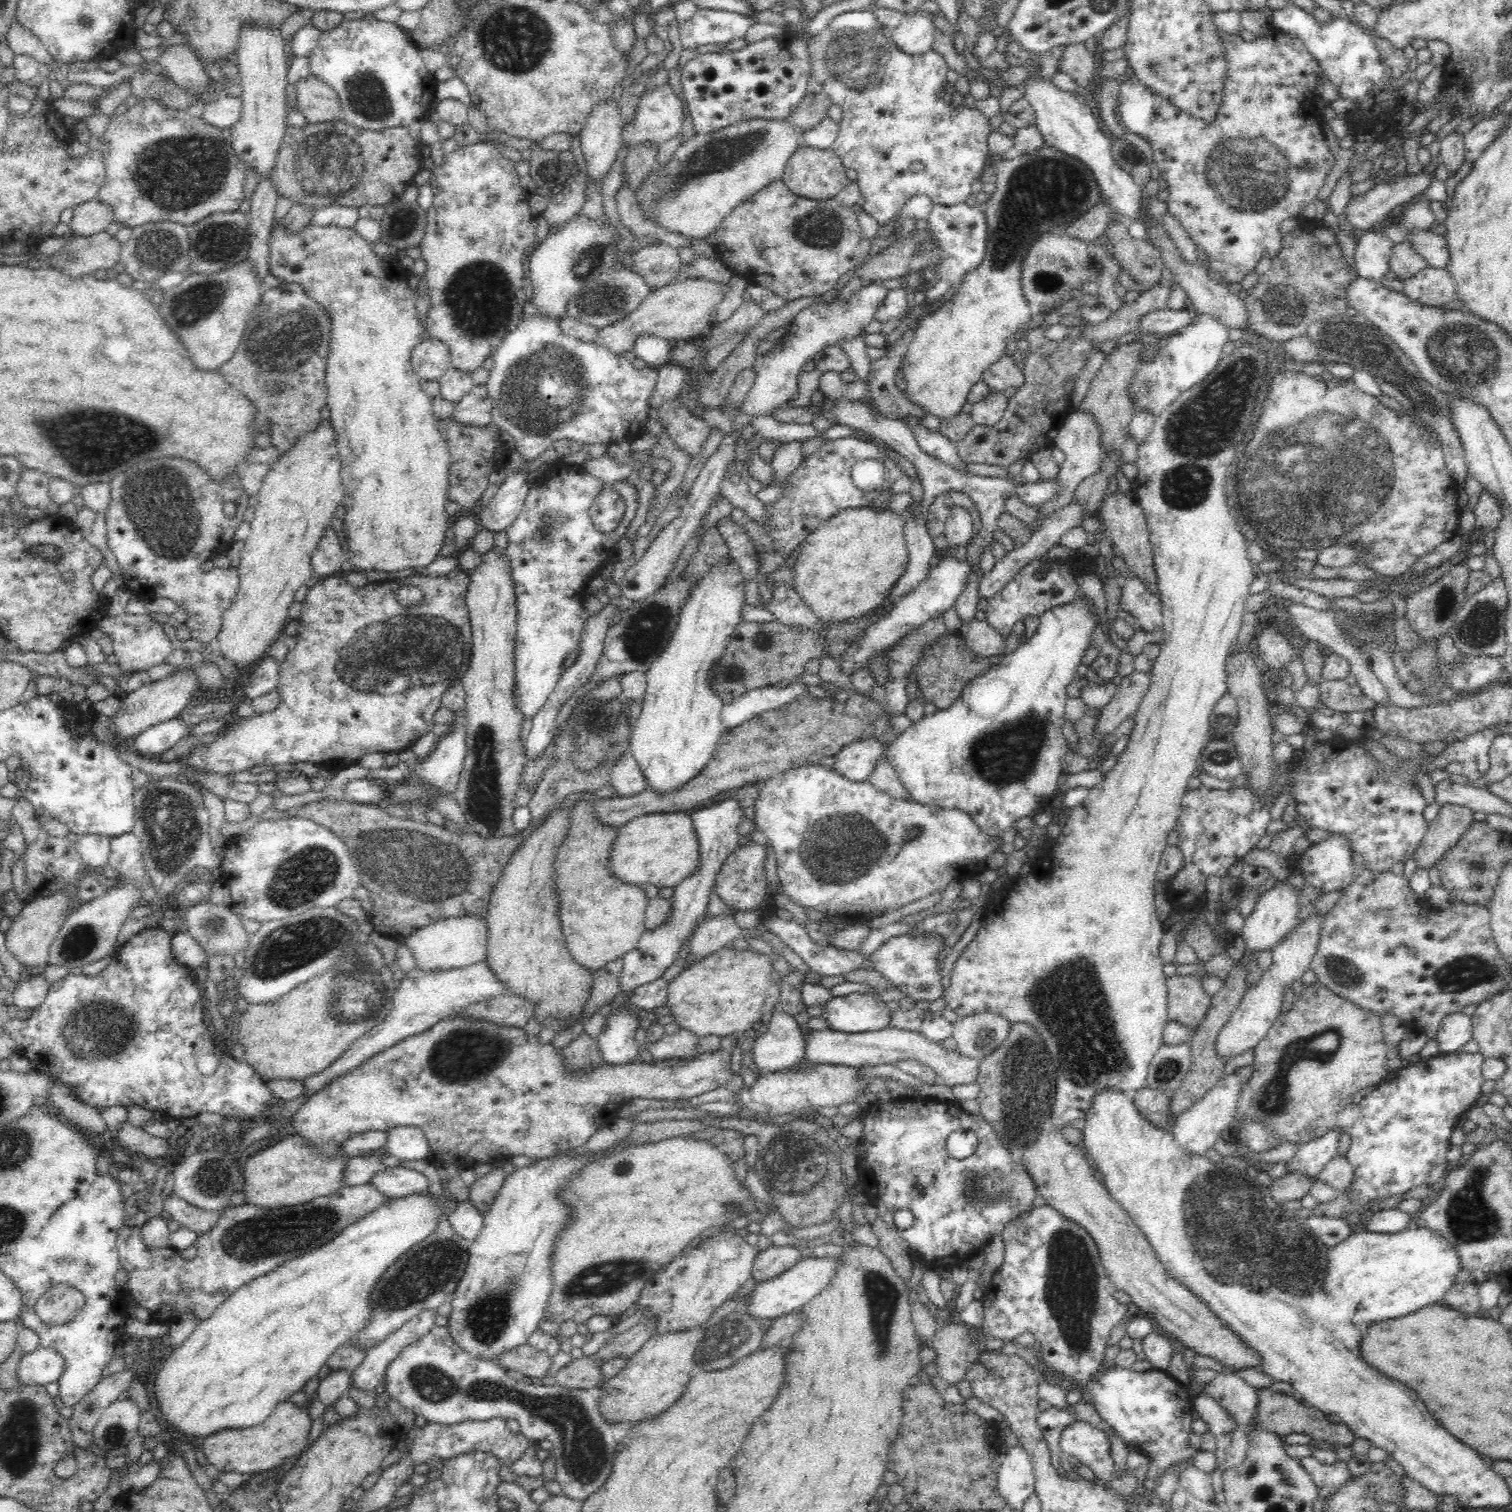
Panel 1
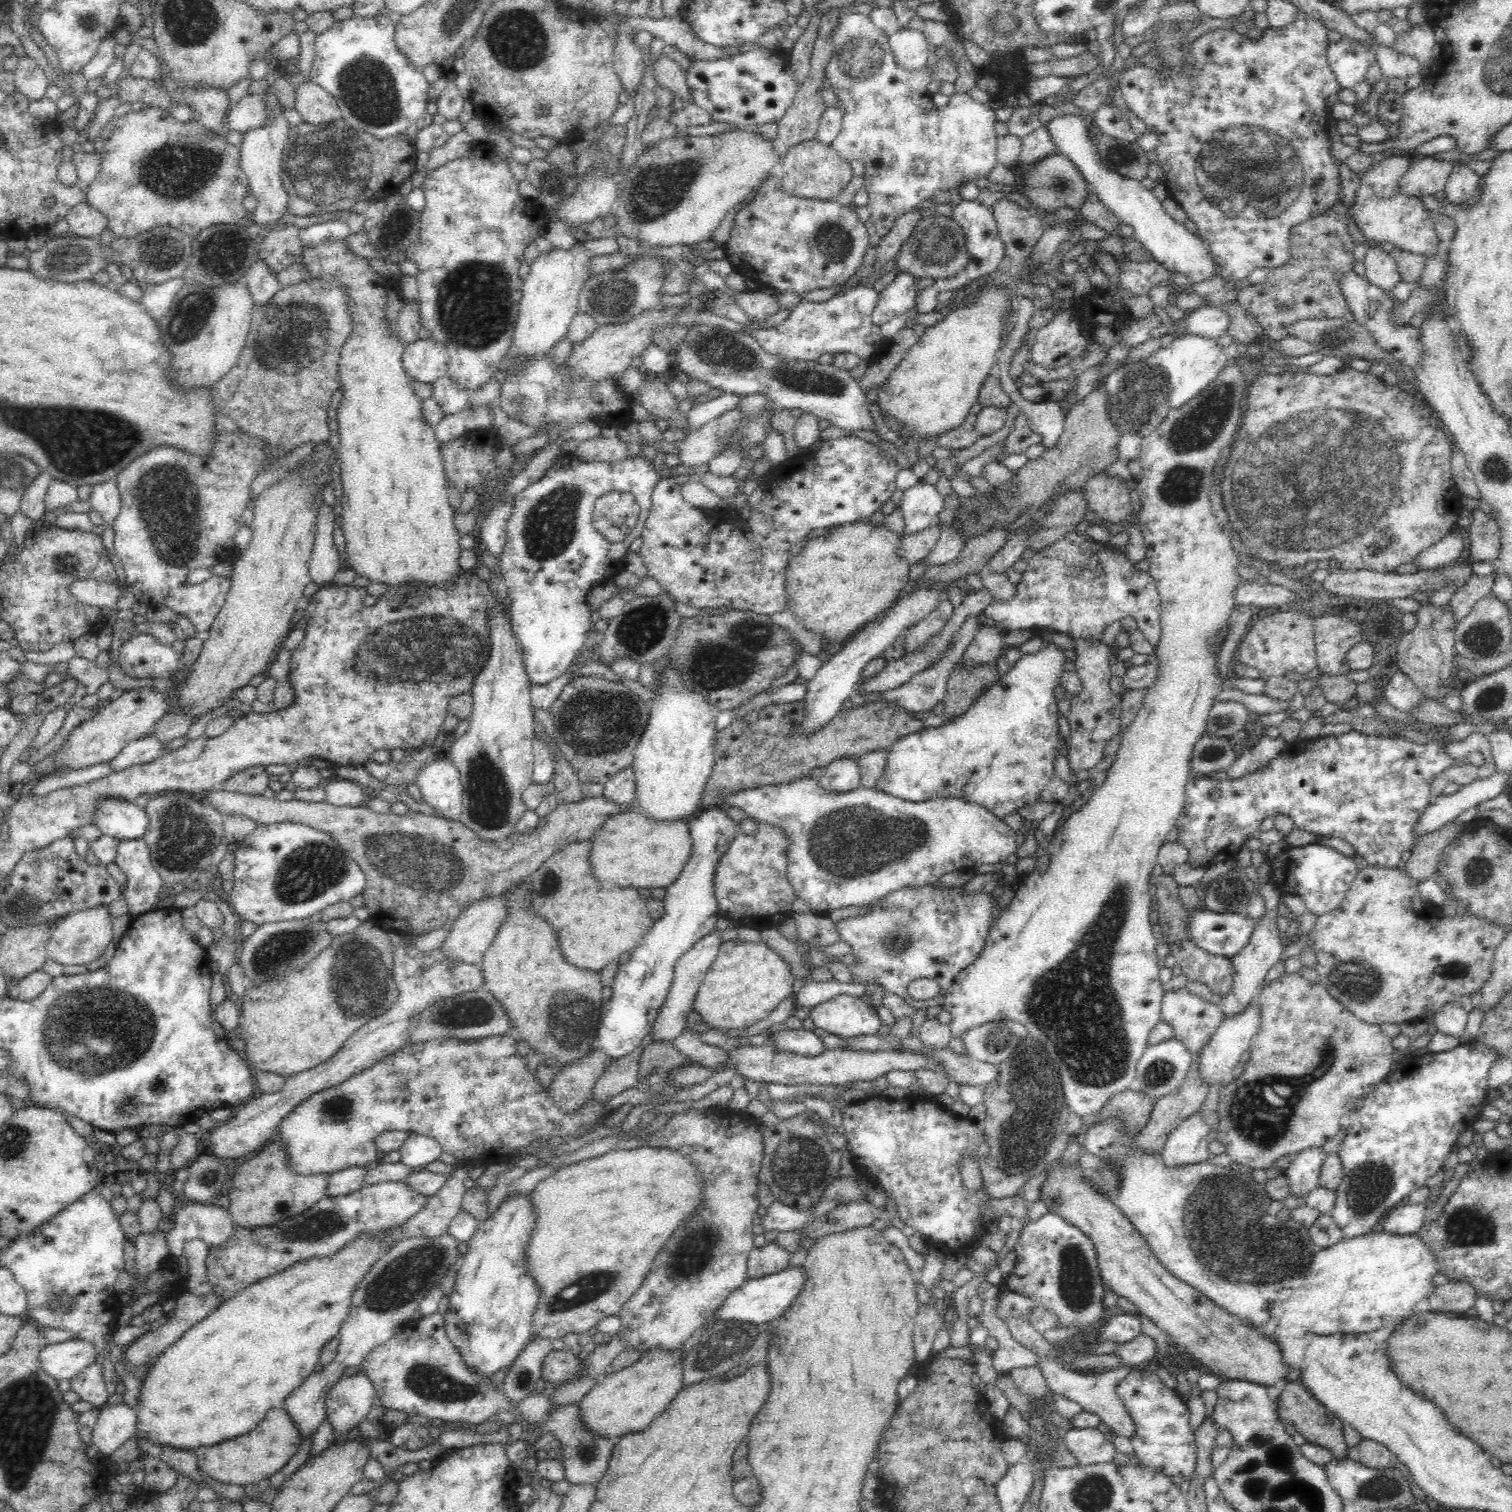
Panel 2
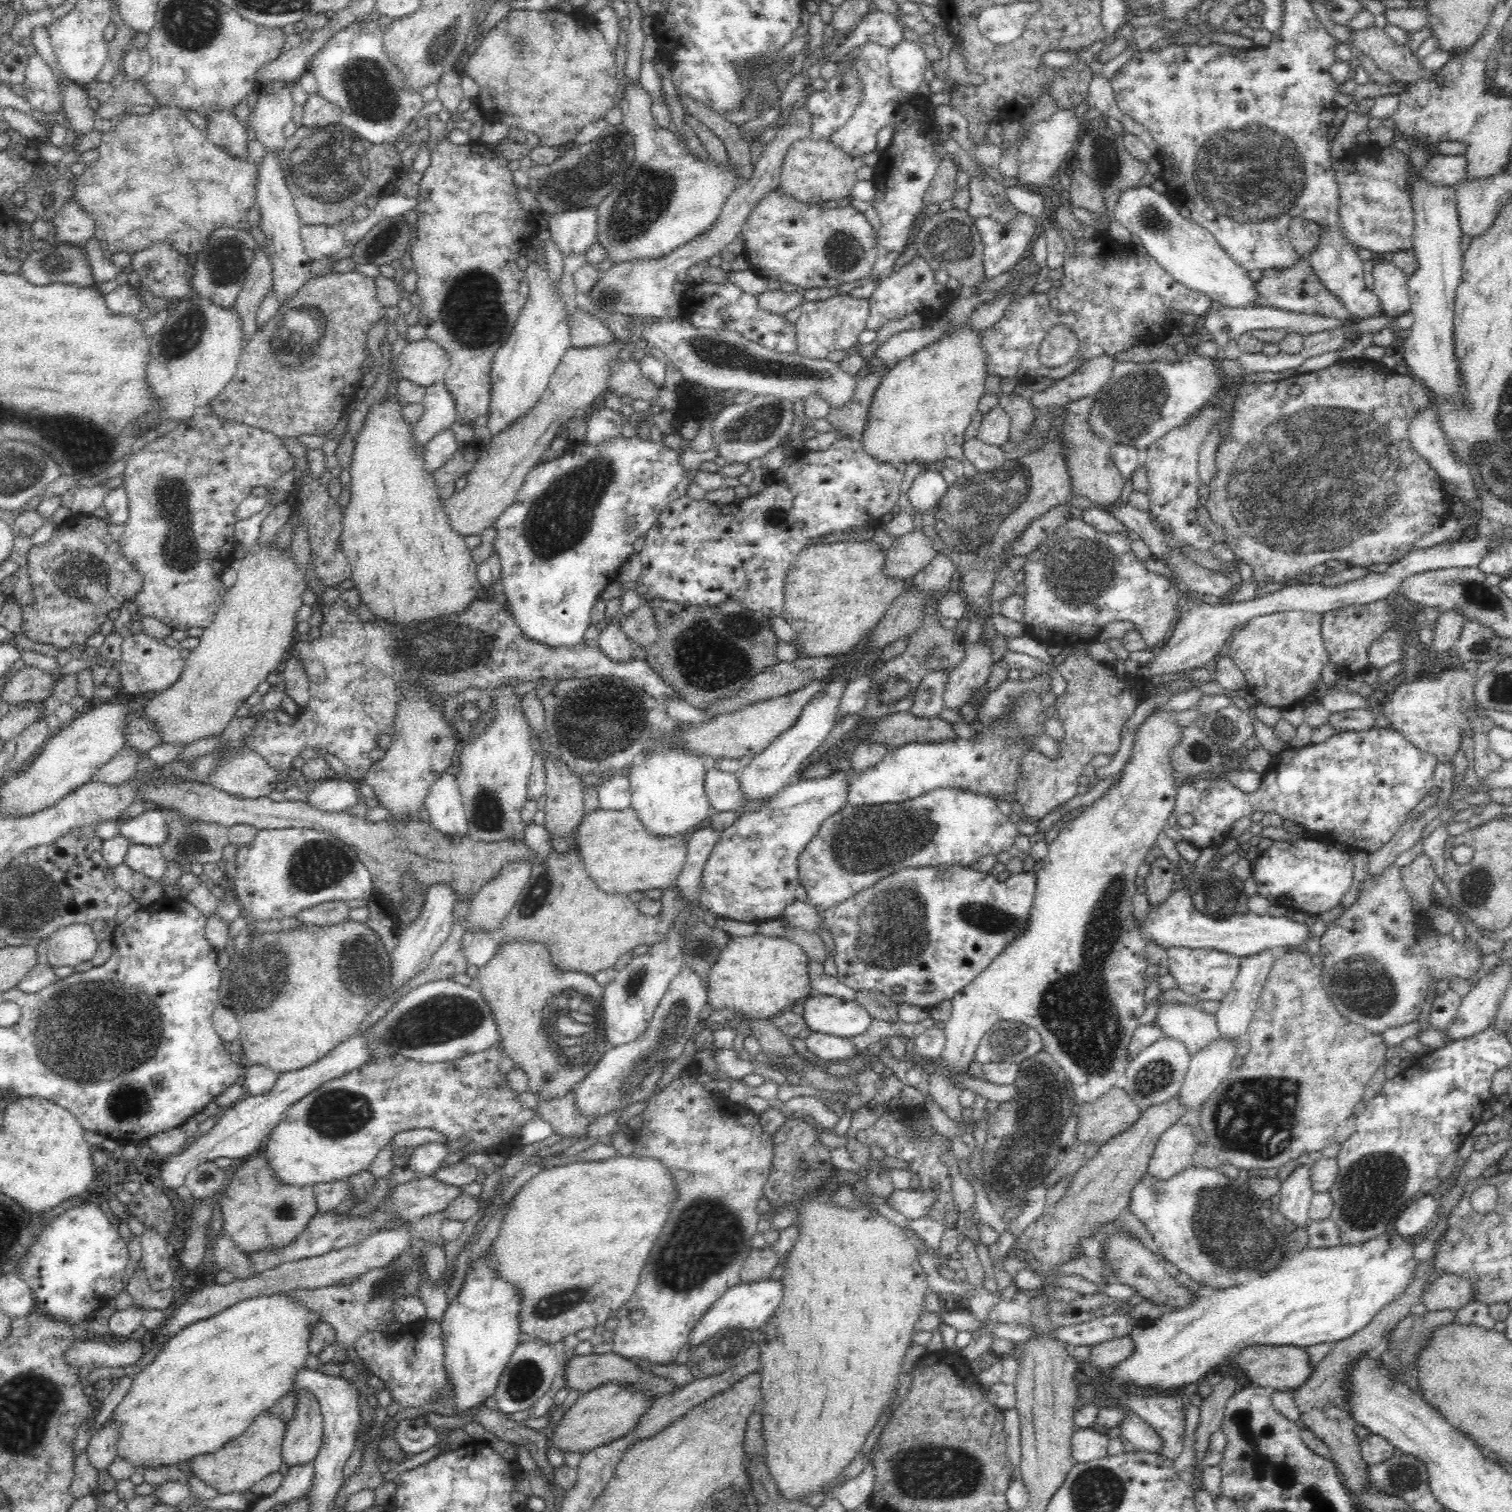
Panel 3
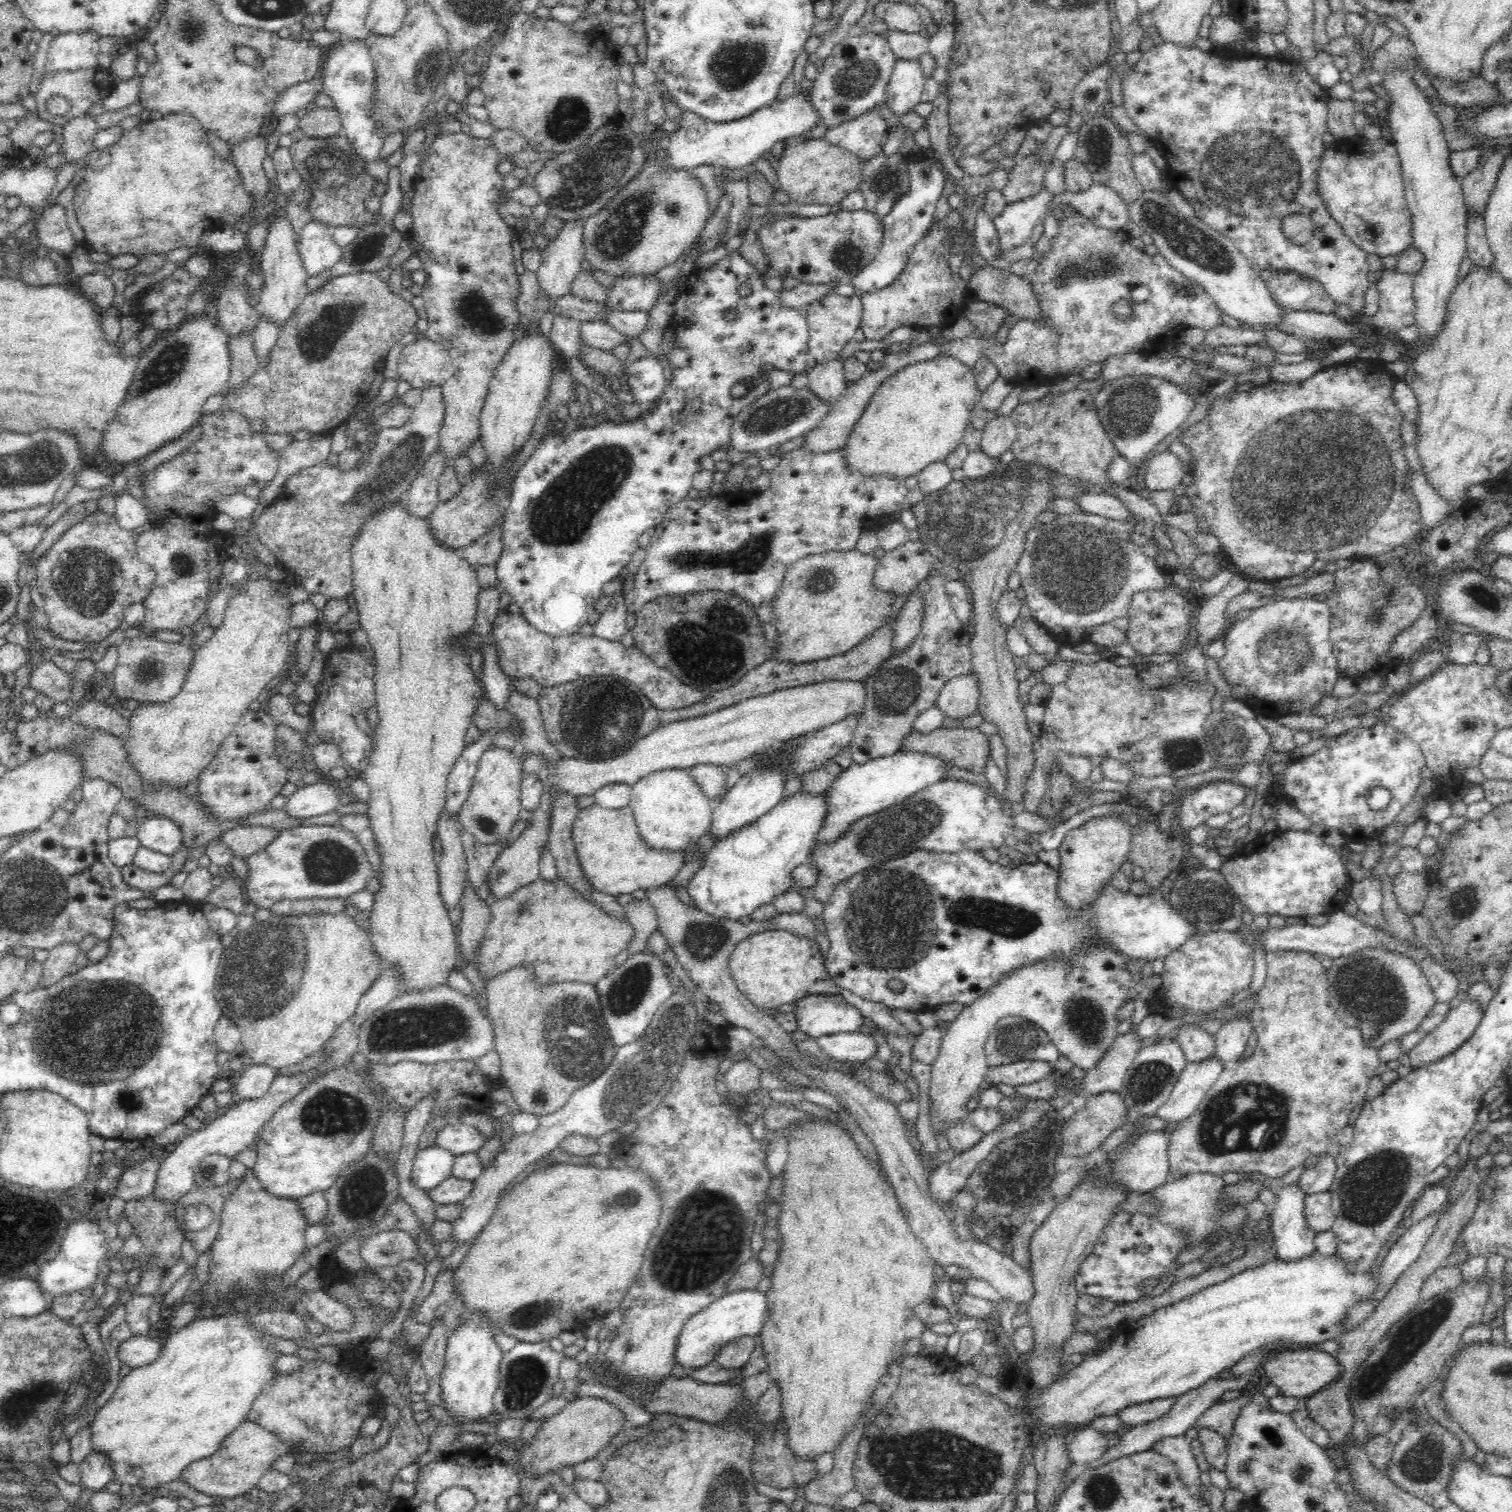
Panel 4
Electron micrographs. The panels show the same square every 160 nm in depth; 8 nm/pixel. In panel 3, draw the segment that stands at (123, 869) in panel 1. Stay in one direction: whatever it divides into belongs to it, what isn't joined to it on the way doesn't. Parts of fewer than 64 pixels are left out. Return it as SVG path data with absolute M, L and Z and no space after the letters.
M131 844L123 863L132 868L132 870L152 879L152 881L162 878L162 875L167 870L166 860L156 846Z

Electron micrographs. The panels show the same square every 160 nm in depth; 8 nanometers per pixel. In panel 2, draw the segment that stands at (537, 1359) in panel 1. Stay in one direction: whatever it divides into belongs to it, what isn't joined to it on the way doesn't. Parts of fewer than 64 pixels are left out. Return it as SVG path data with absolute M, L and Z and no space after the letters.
M552 1350L544 1356L540 1364L540 1377L546 1382L555 1382L560 1385L564 1380L572 1380L580 1374L584 1374L582 1361L572 1354L572 1351Z

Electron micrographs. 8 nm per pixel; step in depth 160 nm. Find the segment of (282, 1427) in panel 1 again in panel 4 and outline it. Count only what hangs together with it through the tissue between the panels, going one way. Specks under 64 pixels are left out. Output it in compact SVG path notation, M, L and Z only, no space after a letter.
M244 1420L232 1434L226 1437L212 1456L188 1464L181 1472L180 1478L188 1482L194 1490L208 1496L233 1499L256 1487L260 1478L271 1470L273 1462L288 1450L290 1446L282 1442L278 1436L266 1432L265 1428L255 1422Z

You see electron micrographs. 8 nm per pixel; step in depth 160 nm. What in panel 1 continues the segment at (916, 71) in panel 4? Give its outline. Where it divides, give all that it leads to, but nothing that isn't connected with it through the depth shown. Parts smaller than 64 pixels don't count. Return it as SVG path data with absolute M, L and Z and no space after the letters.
M924 10L904 13L902 22L891 29L894 42L906 54L922 54L932 49L937 31L933 15Z

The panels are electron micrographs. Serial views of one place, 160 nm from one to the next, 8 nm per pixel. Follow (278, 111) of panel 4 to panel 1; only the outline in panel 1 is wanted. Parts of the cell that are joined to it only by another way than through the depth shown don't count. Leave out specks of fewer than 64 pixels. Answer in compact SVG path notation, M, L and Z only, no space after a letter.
M226 95L204 103L201 117L208 124L220 129L231 128L235 122L238 122L242 110L241 97Z

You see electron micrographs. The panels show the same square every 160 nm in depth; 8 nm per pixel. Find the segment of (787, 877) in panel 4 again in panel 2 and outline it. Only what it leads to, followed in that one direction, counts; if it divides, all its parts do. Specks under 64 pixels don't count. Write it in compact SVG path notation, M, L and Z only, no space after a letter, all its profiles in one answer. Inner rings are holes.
M842 756L823 767L820 785L828 791L849 792L861 788L861 780L856 757ZM760 823L760 827L762 828L758 828L758 832L754 836L744 836L739 831L737 832L733 844L730 844L730 848L720 858L720 864L716 868L714 890L719 912L725 918L732 920L738 926L762 932L766 928L778 927L792 916L788 908L797 895L786 879L787 847L790 839L782 830L770 824Z

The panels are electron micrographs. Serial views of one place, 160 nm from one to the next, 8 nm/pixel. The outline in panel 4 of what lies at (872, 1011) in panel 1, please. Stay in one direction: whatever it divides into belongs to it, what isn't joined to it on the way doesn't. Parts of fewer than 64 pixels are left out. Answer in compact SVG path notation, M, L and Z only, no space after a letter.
M838 994L808 995L797 1000L795 1003L796 1010L794 1013L798 1021L797 1030L806 1032L812 1040L824 1035L858 1032L865 1019L865 1016L858 1008L848 1004Z

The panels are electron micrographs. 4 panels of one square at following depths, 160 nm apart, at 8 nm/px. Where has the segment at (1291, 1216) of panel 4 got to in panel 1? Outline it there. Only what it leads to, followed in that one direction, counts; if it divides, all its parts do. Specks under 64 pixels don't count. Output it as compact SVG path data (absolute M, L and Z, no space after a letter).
M1332 1128L1326 1134L1298 1146L1295 1155L1287 1163L1290 1172L1306 1176L1319 1176L1320 1170L1337 1155L1340 1134L1344 1130Z

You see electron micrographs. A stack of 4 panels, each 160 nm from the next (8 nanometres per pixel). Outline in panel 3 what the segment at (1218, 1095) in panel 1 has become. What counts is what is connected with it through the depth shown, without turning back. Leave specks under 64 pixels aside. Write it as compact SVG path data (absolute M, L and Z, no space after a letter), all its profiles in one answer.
M1178 1122L1160 1135L1147 1168L1147 1177L1168 1180L1193 1164L1197 1139L1192 1128Z

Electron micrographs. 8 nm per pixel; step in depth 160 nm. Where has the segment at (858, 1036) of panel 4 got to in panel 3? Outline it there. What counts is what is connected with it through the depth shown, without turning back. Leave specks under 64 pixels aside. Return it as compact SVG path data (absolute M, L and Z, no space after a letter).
M812 1031L803 1040L808 1051L824 1062L836 1061L839 1060L838 1058L850 1058L852 1054L857 1054L854 1045L846 1037Z

